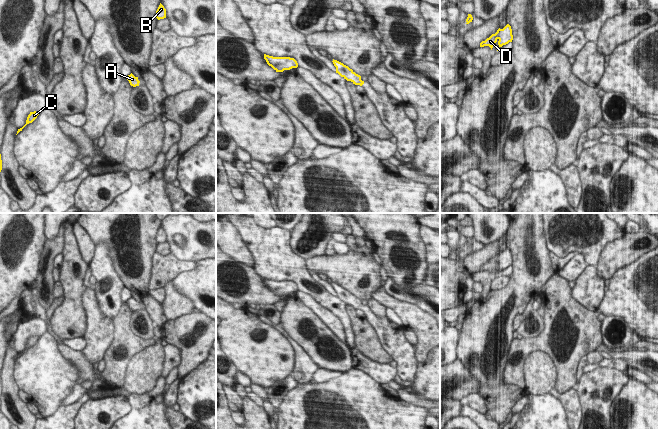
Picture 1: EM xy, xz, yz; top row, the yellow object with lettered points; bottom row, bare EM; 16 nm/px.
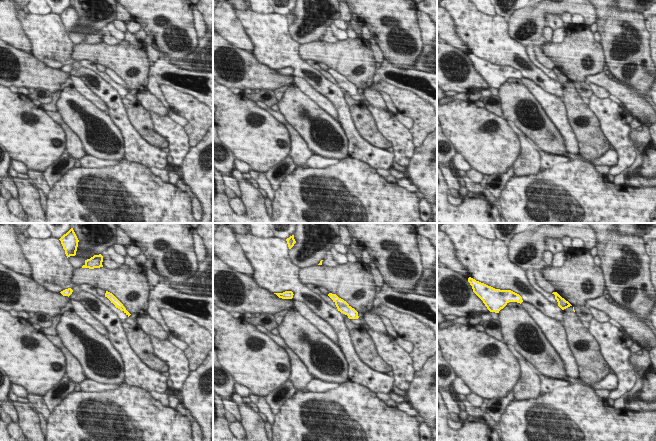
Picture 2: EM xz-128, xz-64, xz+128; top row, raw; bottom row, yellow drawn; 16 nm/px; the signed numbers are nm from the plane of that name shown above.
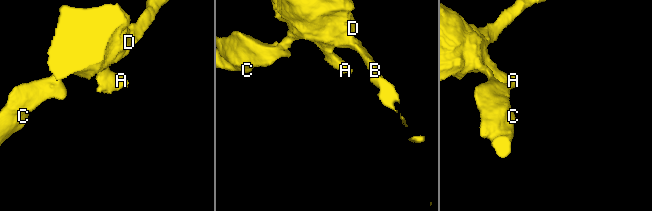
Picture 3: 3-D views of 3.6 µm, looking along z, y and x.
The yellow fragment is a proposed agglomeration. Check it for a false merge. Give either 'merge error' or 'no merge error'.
no merge error

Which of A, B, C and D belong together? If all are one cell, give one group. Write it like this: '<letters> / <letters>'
A B C D

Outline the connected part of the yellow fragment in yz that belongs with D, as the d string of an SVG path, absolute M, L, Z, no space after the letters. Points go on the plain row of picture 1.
M507 248L503 253L499 252L495 258L492 258L485 265L482 265L480 267L480 271L489 270L492 274L493 270L497 266L499 269L499 271L497 272L498 275L500 271L508 268L509 266L512 266L512 264L513 264L512 253L511 250Z

